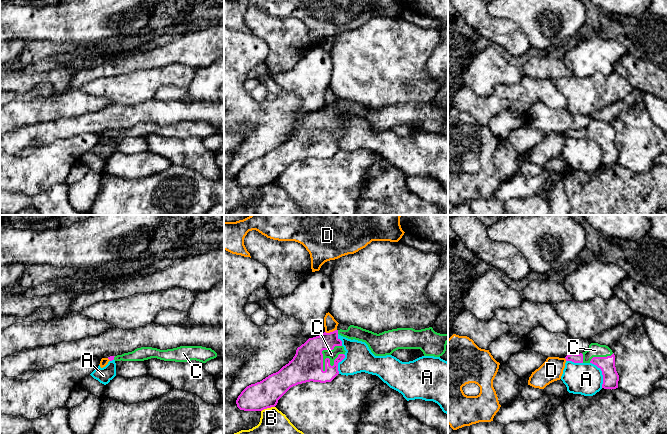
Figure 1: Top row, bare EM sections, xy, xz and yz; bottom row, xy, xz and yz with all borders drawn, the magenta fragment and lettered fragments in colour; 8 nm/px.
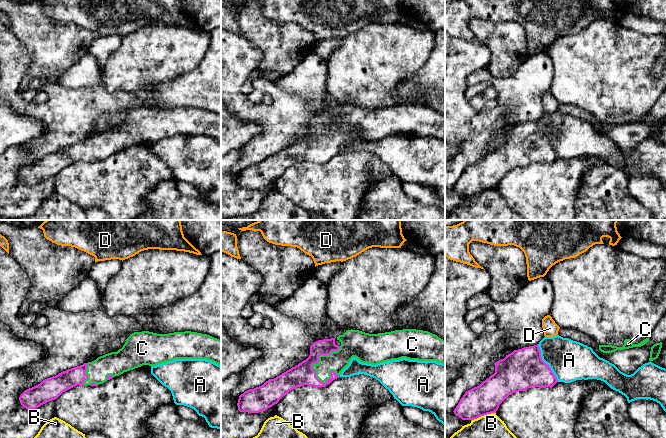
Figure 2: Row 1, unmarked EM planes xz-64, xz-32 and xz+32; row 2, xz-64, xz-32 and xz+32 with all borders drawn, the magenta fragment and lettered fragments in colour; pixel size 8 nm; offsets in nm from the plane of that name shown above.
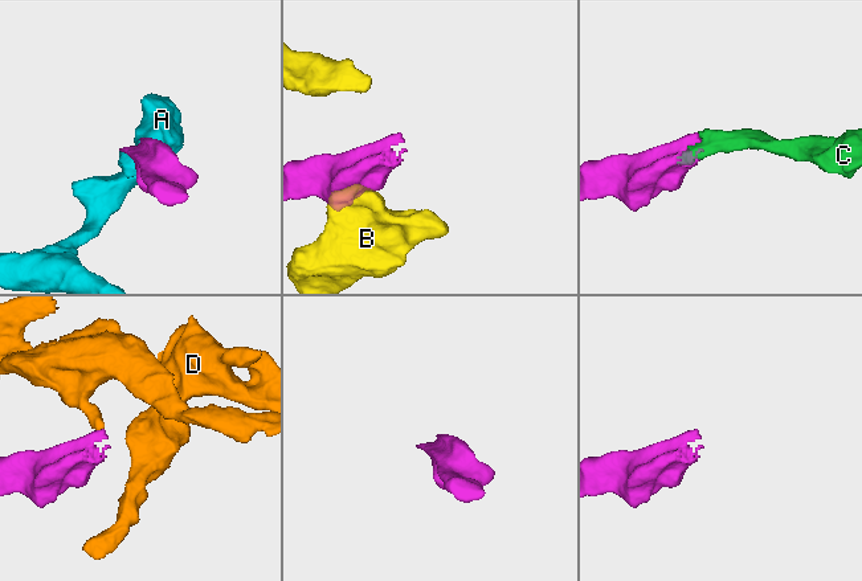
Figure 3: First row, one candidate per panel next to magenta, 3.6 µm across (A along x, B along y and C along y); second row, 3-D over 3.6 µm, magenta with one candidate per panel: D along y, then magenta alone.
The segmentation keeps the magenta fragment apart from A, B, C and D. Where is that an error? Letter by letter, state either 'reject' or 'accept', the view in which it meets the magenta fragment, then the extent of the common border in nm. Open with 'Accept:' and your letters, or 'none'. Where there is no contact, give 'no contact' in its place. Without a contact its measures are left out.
Accept: C
A: reject | yz | 220 nm
B: reject | xz | 120 nm
C: accept | xz | 260 nm
D: reject | xz | 100 nm

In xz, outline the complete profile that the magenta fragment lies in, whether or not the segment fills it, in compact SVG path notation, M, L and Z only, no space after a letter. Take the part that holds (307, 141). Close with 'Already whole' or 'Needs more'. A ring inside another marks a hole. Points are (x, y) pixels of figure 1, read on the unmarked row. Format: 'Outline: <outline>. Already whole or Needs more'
Outline: M350 101L347 106L340 105L330 109L324 108L319 112L309 114L304 120L298 123L293 135L278 148L269 151L260 158L247 162L236 176L237 183L244 187L262 187L267 184L275 183L278 176L293 162L310 157L320 159L331 158L339 150L338 139L345 134L344 130L346 127L342 122L342 117L338 114L339 111L351 116L355 115L365 118L375 132L391 131L398 125L420 125L424 132L440 133L445 129L446 121L448 119L448 110L437 109L432 103L421 106L415 106L413 104L397 104L377 110L361 103Z. Needs more

